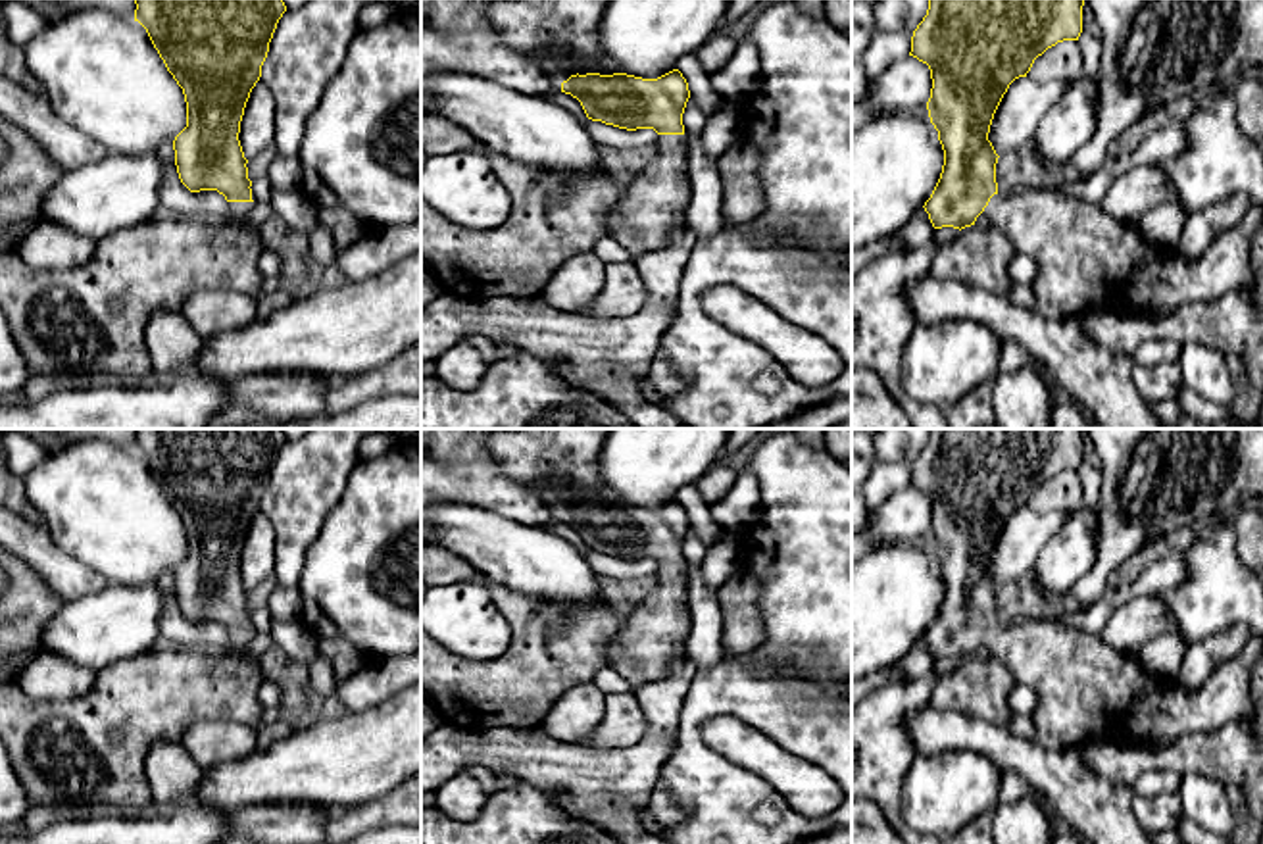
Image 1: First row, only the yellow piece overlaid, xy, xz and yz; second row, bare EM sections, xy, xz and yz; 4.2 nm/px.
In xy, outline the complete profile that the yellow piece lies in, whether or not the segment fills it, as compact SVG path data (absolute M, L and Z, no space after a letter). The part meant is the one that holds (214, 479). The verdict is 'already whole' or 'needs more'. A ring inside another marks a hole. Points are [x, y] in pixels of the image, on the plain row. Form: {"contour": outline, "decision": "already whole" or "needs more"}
{"contour": "M135 429L138 452L167 502L183 519L186 558L175 567L175 596L190 623L217 621L235 648L252 638L252 611L238 563L246 533L261 508L261 496L279 450L283 429Z", "decision": "needs more"}

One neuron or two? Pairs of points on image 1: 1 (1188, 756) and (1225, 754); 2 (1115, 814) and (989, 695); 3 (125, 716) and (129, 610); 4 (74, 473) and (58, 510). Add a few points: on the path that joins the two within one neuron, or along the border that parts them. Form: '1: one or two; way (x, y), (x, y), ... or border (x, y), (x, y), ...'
1: one; way (1198, 754), (1215, 754)
2: two; border (962, 714), (1006, 727)
3: two; border (148, 650), (118, 658), (100, 670)
4: one; way (74, 483), (74, 495), (68, 500)

